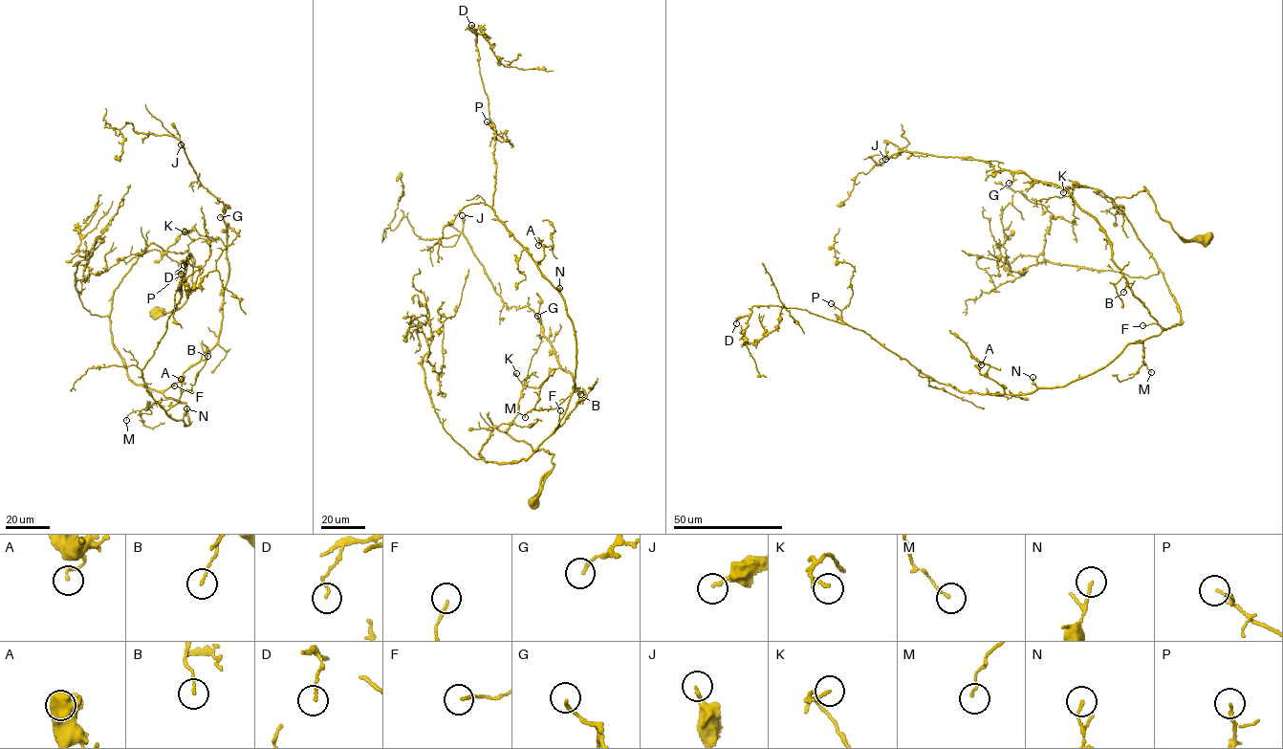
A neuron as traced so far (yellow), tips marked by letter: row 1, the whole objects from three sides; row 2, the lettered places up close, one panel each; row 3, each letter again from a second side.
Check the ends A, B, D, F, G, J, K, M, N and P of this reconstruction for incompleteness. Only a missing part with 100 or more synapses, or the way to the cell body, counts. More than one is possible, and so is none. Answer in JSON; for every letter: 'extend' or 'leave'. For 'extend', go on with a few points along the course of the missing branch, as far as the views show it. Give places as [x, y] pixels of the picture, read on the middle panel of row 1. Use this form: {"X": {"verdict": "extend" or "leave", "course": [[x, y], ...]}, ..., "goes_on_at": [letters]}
{"A": {"verdict": "leave"}, "B": {"verdict": "leave"}, "D": {"verdict": "leave"}, "F": {"verdict": "leave"}, "G": {"verdict": "leave"}, "J": {"verdict": "extend", "course": [[462, 215], [460, 196], [470, 180], [456, 182], [449, 171], [438, 167]]}, "K": {"verdict": "leave"}, "M": {"verdict": "leave"}, "N": {"verdict": "leave"}, "P": {"verdict": "leave"}, "goes_on_at": ["J"]}

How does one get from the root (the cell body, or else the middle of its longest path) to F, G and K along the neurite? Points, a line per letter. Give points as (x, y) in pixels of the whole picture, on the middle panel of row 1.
F: (535, 500), (554, 454), (534, 451), (496, 427), (480, 451), (499, 463), (527, 458), (557, 428), (560, 410)
G: (535, 500), (554, 454), (496, 427), (480, 451), (499, 463), (527, 458), (585, 397), (537, 316)
K: (535, 500), (554, 454), (496, 427), (483, 446), (527, 458), (586, 396), (559, 368), (537, 387), (516, 373)

